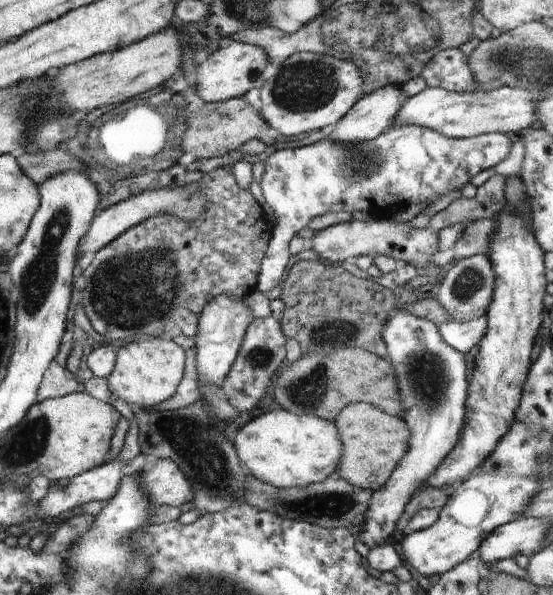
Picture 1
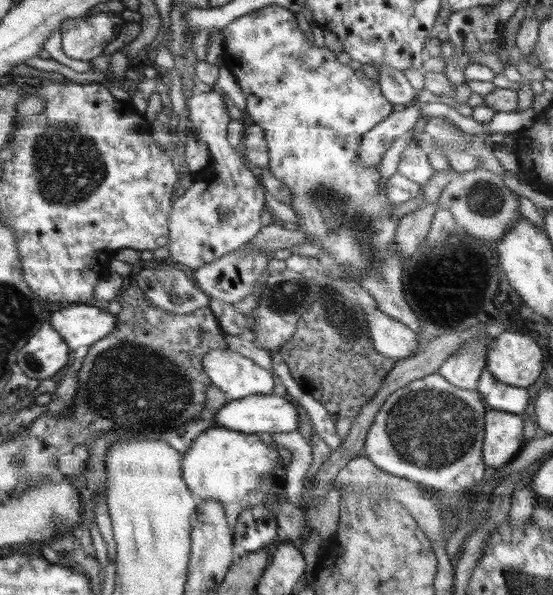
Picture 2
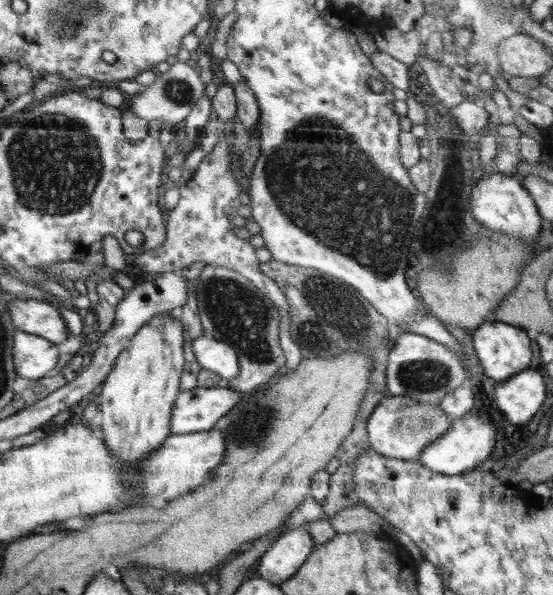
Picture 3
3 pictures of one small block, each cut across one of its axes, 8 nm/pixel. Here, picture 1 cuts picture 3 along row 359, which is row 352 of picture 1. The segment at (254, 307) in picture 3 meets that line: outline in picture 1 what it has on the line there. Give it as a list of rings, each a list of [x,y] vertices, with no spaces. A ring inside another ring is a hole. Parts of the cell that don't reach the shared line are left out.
[[[273,312],[267,318],[255,318],[248,324],[242,346],[236,360],[232,363],[222,388],[230,406],[240,412],[250,412],[262,398],[269,393],[272,380],[278,370],[286,363],[285,334],[282,332],[278,313]]]

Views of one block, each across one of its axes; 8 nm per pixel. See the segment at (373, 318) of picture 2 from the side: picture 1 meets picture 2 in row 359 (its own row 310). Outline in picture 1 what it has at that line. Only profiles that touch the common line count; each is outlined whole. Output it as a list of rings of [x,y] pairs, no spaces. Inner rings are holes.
[[[398,307],[386,320],[382,338],[387,348],[387,358],[398,380],[400,402],[404,406],[404,414],[400,418],[410,432],[410,440],[408,450],[394,468],[392,476],[382,488],[373,491],[364,522],[359,527],[360,542],[369,548],[382,546],[392,537],[396,522],[404,514],[413,494],[429,486],[426,484],[428,478],[446,460],[454,445],[458,444],[464,428],[471,375],[471,370],[466,372],[464,355],[446,344],[437,324],[428,319],[416,318],[414,314],[408,314]]]

